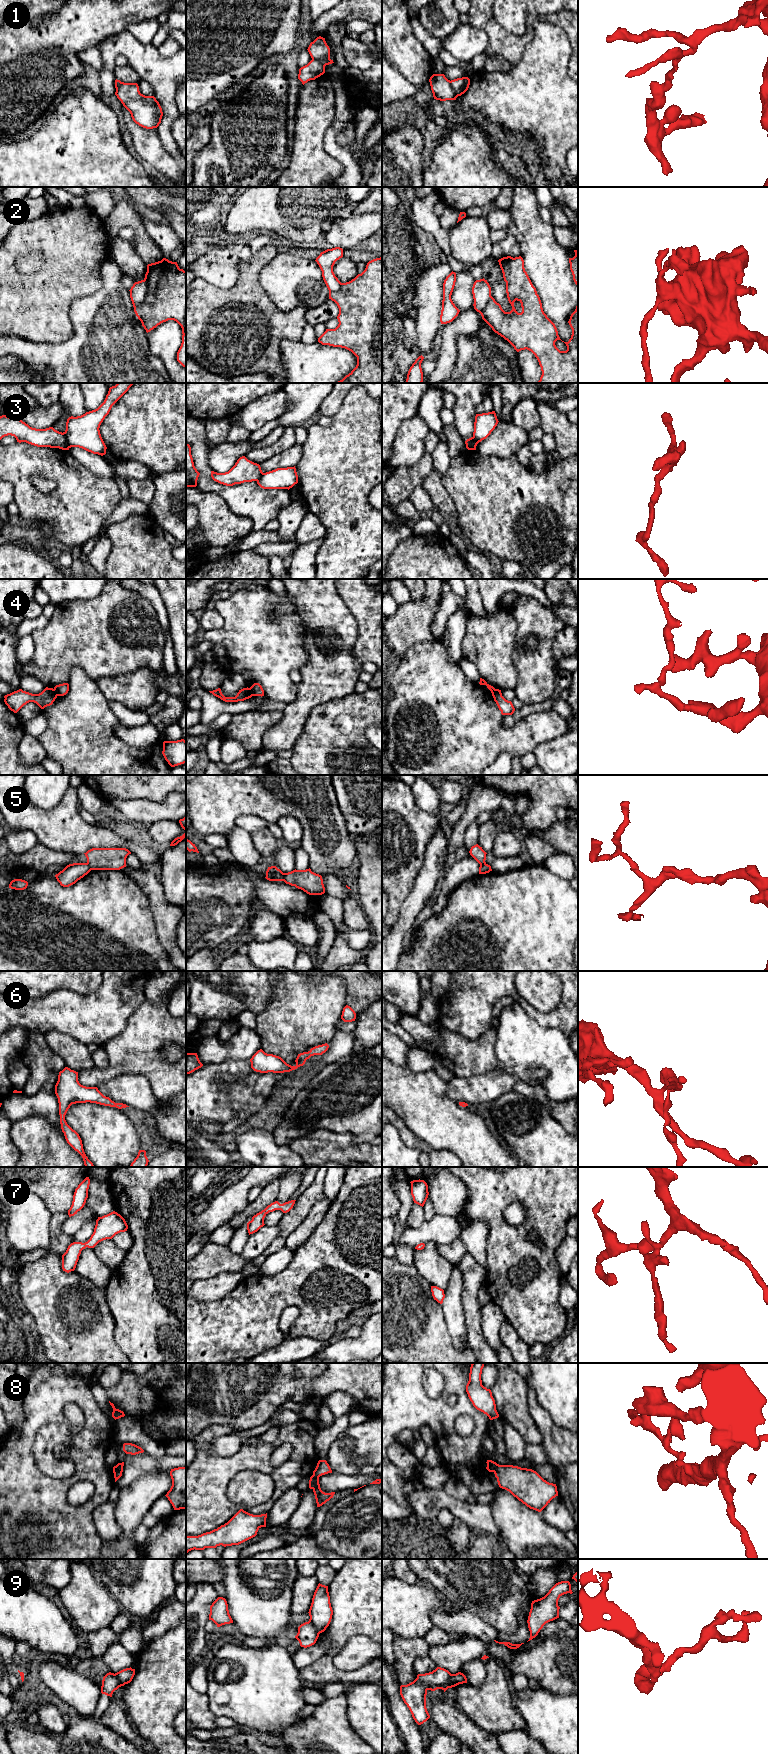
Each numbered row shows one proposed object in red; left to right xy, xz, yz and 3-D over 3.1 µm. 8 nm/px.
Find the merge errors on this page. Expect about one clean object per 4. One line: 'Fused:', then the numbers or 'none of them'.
Fused: 1, 2, 3, 4, 5, 8, 9

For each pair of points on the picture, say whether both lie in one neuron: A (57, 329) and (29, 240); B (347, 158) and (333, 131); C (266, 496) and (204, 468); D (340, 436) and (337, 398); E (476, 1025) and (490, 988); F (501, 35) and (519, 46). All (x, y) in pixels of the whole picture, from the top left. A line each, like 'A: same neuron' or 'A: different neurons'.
A: same neuron
B: same neuron
C: same neuron
D: different neurons
E: same neuron
F: same neuron

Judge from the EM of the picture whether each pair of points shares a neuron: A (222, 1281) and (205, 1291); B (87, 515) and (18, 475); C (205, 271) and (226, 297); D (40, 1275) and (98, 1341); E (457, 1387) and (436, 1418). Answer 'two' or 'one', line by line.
A: one
B: one
C: two
D: one
E: one

